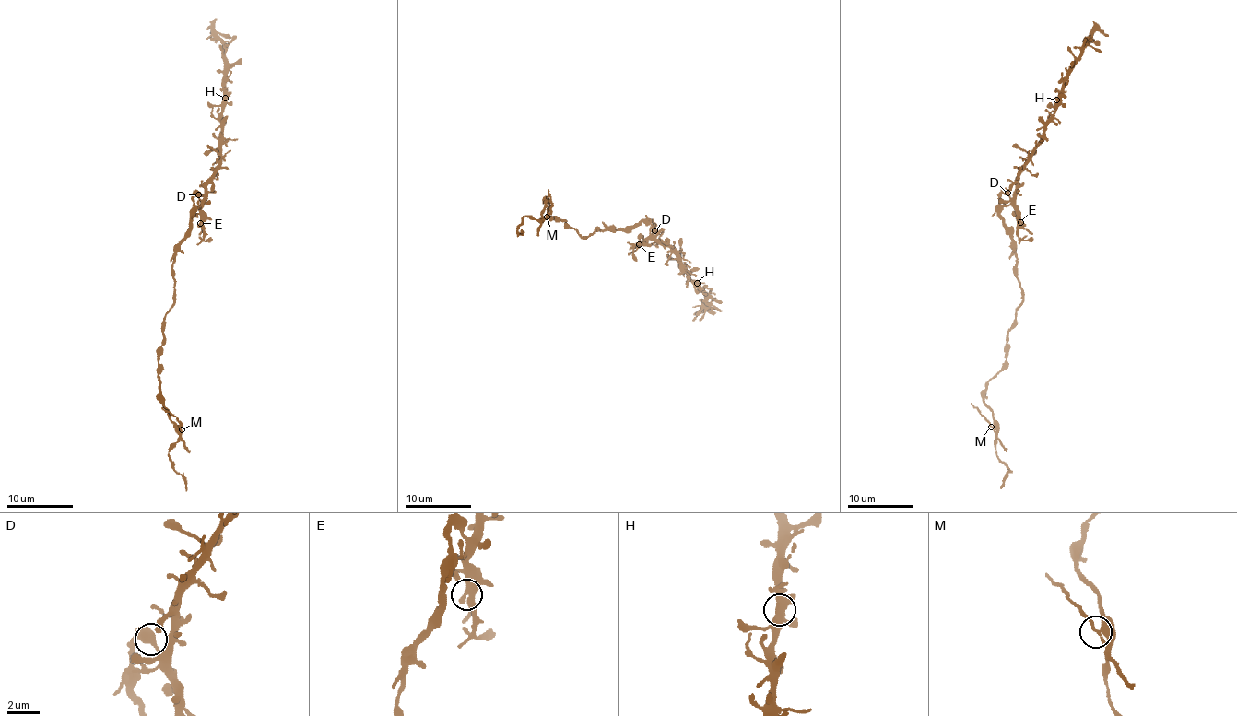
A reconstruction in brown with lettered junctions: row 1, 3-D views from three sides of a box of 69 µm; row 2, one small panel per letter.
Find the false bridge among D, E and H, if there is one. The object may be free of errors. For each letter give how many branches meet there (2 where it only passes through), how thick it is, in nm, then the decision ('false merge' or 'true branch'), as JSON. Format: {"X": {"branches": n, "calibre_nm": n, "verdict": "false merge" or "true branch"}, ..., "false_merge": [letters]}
{"D": {"branches": 2, "calibre_nm": 480, "verdict": "false merge"}, "E": {"branches": 3, "calibre_nm": 360, "verdict": "true branch"}, "H": {"branches": 3, "calibre_nm": 420, "verdict": "true branch"}, "false_merge": ["D"]}

